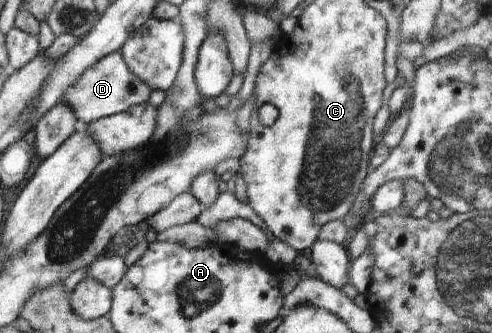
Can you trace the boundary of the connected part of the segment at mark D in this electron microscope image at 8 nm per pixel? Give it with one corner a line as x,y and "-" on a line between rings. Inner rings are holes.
120,51
112,52
99,59
92,67
85,69
74,83
66,88
63,99
75,118
79,126
87,126
100,118
111,116
128,110
132,106
137,106
148,101
151,89
135,76
130,68
124,63

